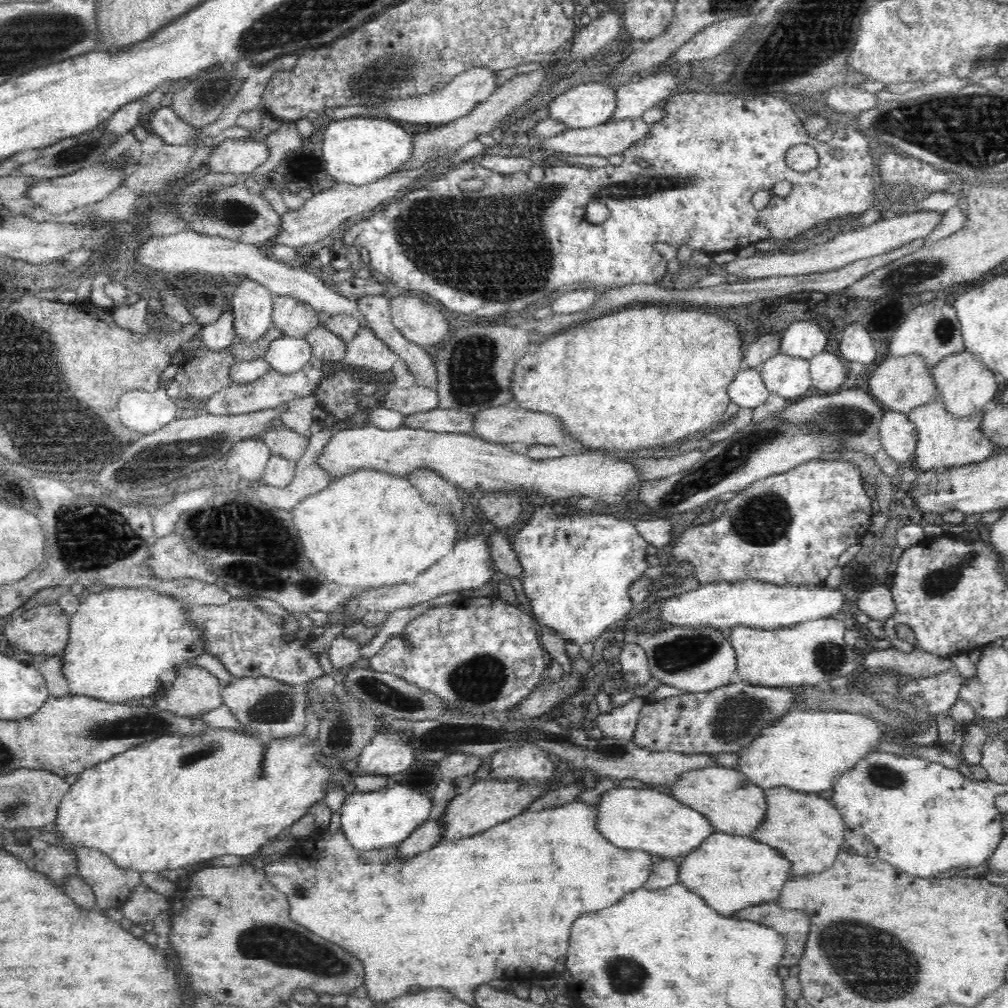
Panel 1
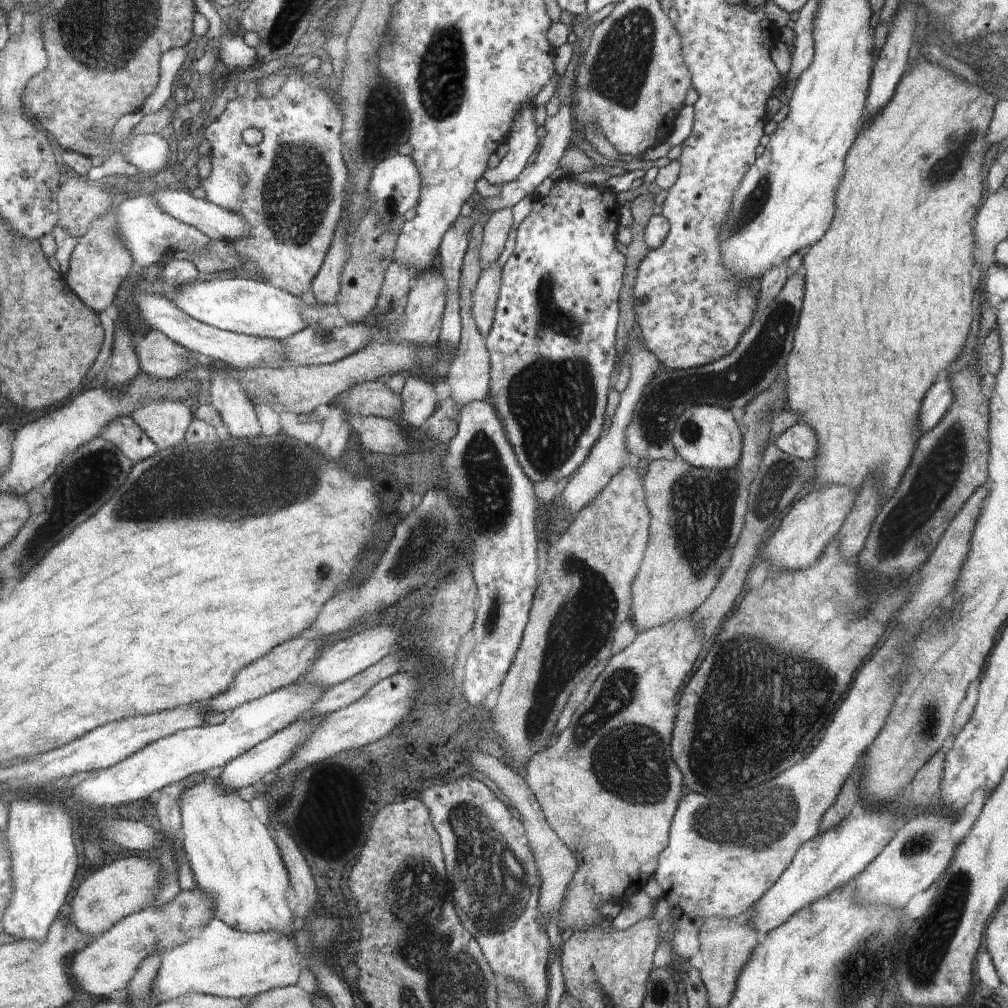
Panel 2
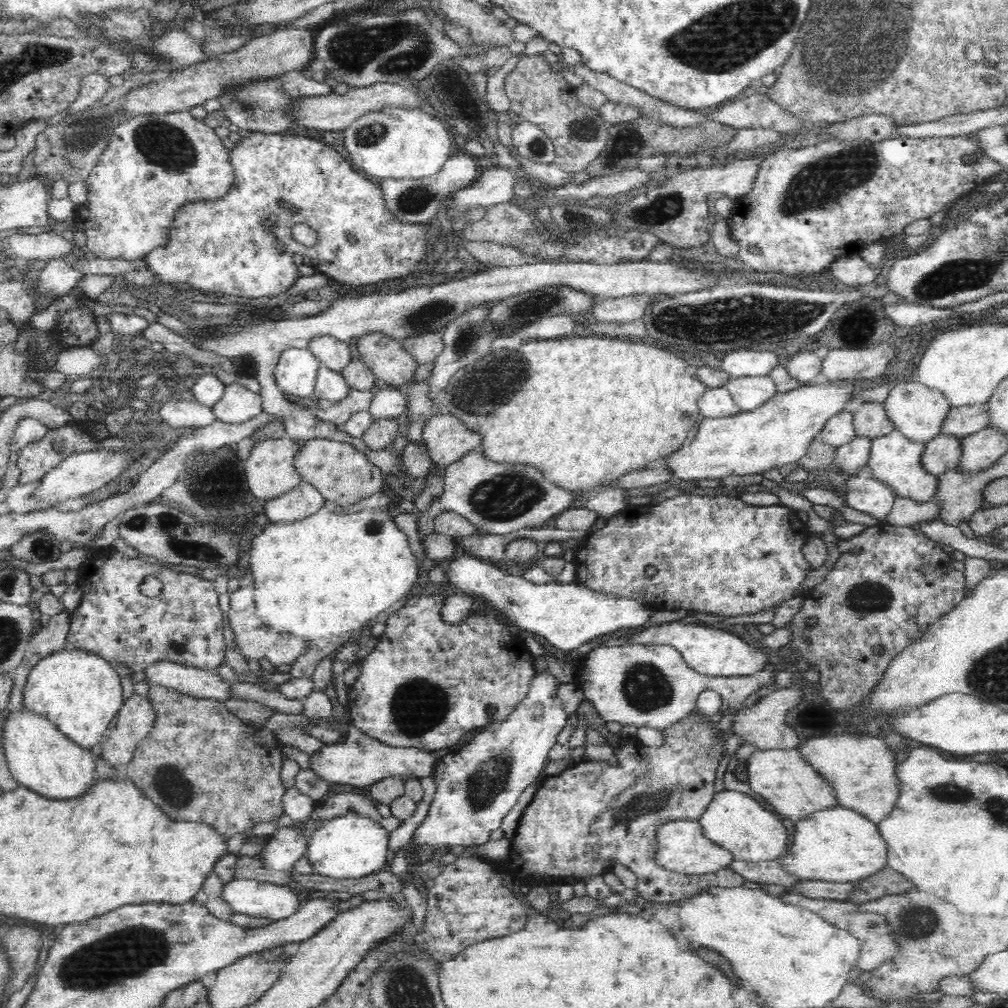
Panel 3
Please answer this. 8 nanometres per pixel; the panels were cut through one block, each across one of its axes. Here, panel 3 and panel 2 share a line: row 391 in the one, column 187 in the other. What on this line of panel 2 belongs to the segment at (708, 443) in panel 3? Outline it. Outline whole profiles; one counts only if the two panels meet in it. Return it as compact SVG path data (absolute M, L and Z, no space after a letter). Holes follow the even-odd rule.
M220 776L205 778L185 789L180 798L180 807L184 824L182 841L189 864L195 873L195 879L201 890L208 892L216 902L216 917L240 931L247 932L280 932L284 936L294 934L294 912L288 904L286 894L290 886L288 870L280 858L278 846L270 830L254 816L250 802L240 798L238 790L226 790L220 784Z

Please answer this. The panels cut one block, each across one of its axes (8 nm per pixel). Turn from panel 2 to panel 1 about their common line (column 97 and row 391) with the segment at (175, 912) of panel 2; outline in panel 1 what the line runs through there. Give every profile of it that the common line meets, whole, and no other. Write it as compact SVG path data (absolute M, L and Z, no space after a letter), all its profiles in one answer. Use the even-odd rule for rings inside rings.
M966 348L945 356L933 366L932 374L938 385L937 392L944 397L948 410L956 416L968 414L982 406L990 407L994 394L999 390L996 372L984 363L982 356Z

